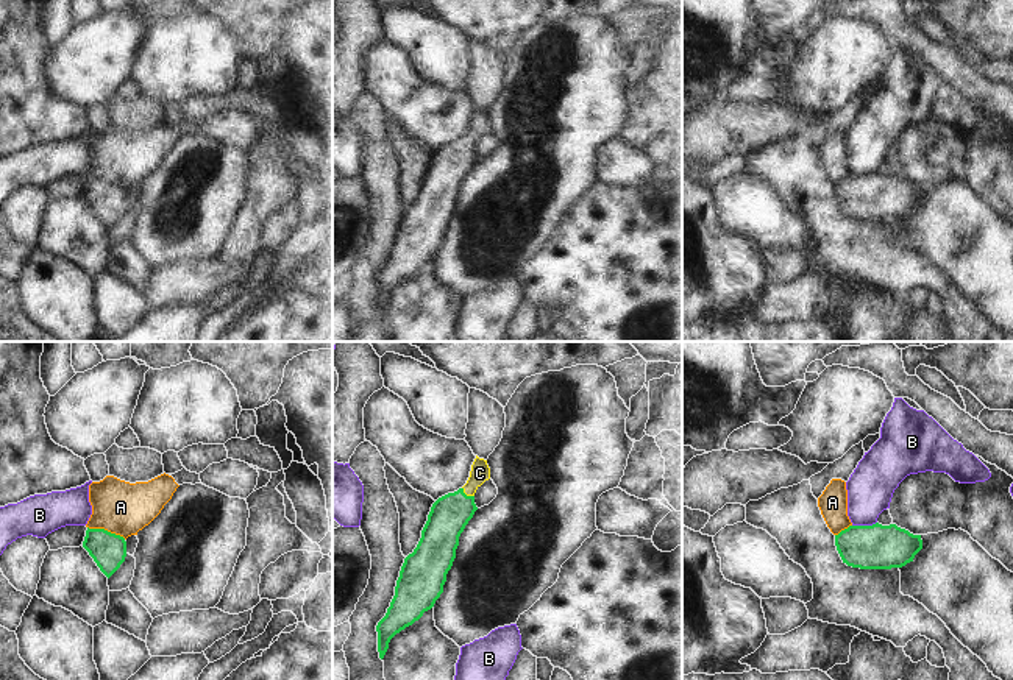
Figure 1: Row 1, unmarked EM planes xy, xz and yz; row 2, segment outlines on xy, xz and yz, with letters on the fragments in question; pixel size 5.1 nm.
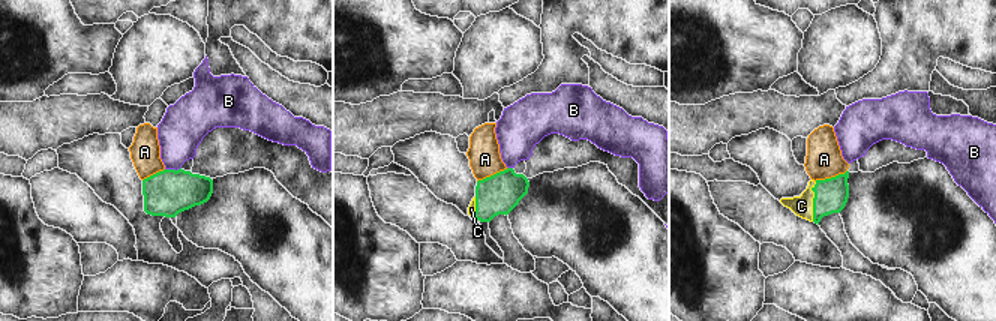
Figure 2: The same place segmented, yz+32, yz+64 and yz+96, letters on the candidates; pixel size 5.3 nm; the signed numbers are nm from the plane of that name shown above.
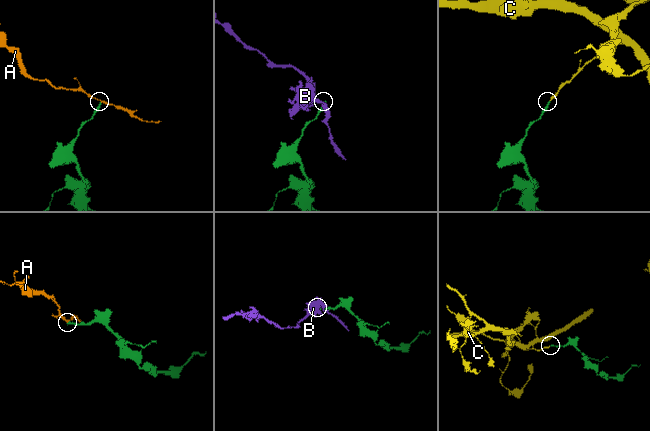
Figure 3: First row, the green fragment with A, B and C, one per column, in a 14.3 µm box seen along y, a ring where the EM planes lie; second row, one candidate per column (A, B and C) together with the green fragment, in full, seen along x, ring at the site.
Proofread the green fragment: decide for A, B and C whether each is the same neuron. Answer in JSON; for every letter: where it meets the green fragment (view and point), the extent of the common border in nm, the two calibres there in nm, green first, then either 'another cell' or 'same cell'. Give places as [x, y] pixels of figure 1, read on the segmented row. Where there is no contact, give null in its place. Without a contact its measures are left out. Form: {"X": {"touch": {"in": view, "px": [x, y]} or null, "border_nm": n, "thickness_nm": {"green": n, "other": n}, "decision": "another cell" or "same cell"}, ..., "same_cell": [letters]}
{"A": {"touch": {"in": "xy", "px": [106, 531]}, "border_nm": 220, "thickness_nm": {"green": 180, "other": 280}, "decision": "another cell"}, "B": {"touch": {"in": "yz", "px": [863, 526]}, "border_nm": 130, "thickness_nm": {"green": 220, "other": 240}, "decision": "another cell"}, "C": {"touch": {"in": "xz", "px": [465, 495]}, "border_nm": 80, "thickness_nm": {"green": 200, "other": 100}, "decision": "same cell"}, "same_cell": ["C"]}

